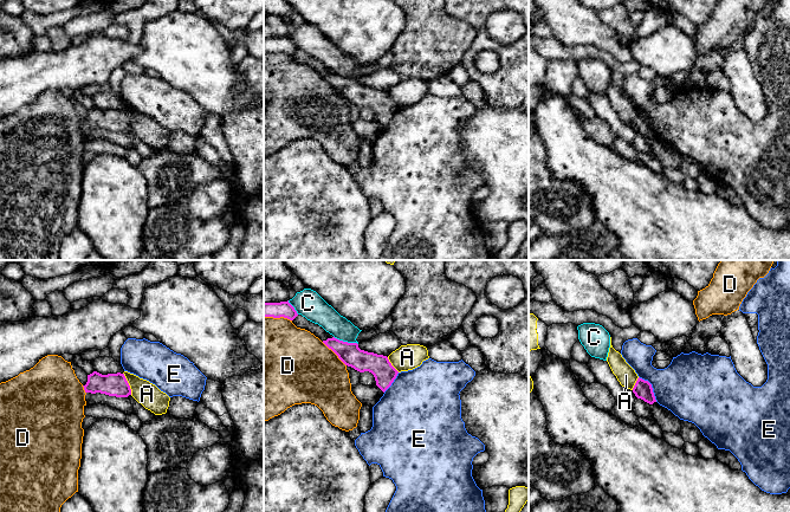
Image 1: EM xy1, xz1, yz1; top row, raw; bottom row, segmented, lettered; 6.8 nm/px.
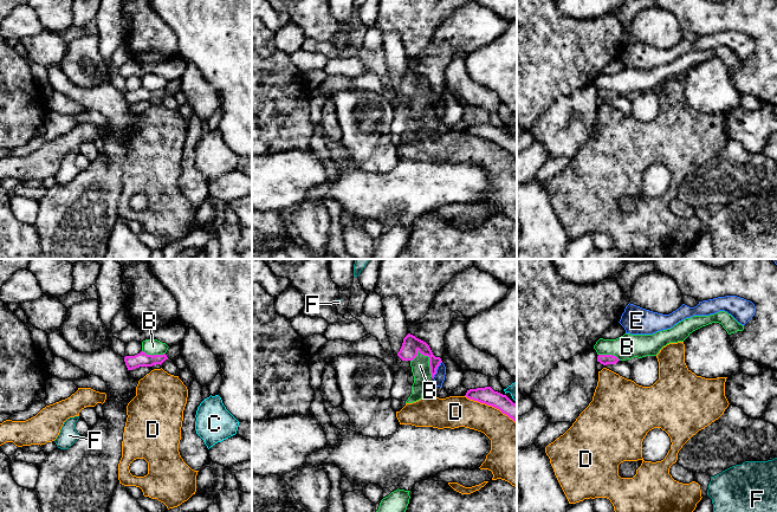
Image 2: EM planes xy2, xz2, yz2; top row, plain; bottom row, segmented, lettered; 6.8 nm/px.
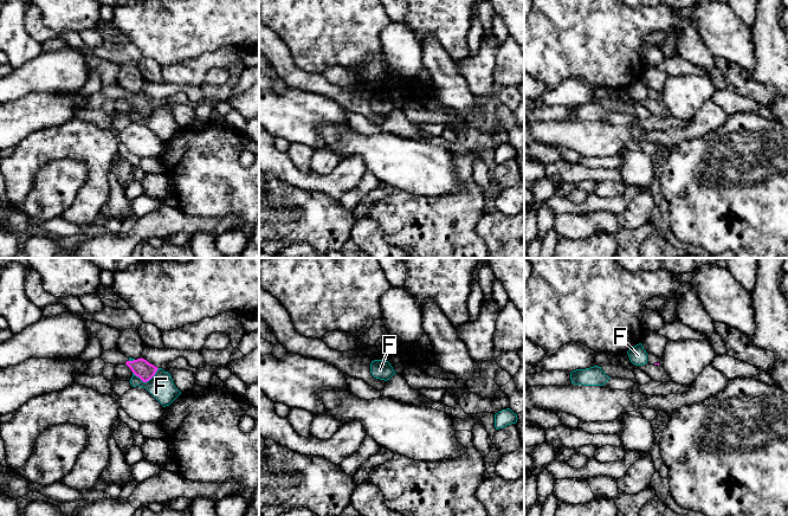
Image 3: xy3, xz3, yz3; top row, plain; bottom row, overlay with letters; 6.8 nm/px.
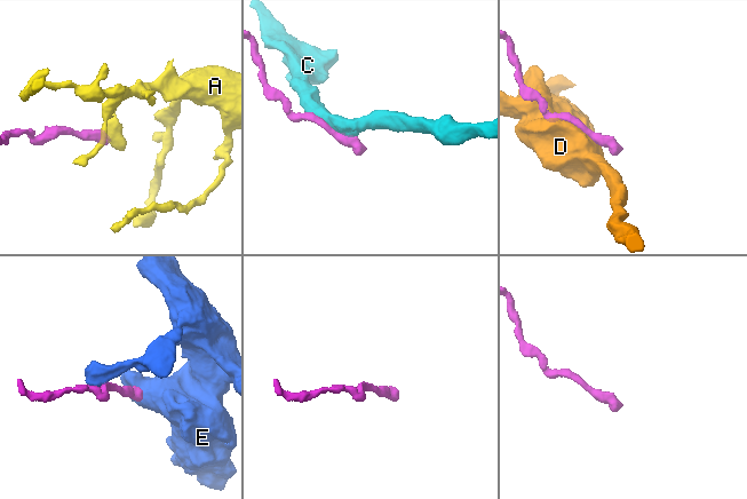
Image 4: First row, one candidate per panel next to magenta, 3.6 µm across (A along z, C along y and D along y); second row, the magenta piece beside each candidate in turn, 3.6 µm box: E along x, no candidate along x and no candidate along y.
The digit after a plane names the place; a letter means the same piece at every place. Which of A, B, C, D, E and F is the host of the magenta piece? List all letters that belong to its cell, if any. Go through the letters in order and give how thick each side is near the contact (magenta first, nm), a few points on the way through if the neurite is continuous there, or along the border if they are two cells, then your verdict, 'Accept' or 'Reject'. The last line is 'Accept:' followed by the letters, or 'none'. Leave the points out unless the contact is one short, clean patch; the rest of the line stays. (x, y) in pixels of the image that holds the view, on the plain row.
A: Thickness 160 nm (magenta) against 160 nm. Boundary: xy1 (123, 108), (131, 129). Reject
B: Thickness 120 nm (magenta) against 130 nm. Boundary: xz2 (418, 84), (428, 92), (432, 111). Reject
C: Thickness 150 nm (magenta) against 160 nm. Reject
D: Thickness 120 nm (magenta) against 220 nm. Reject
E: Thickness 130 nm (magenta) against 400 nm. Reject
F: Thickness 120 nm (magenta) against 170 nm. Reject
Accept: none

